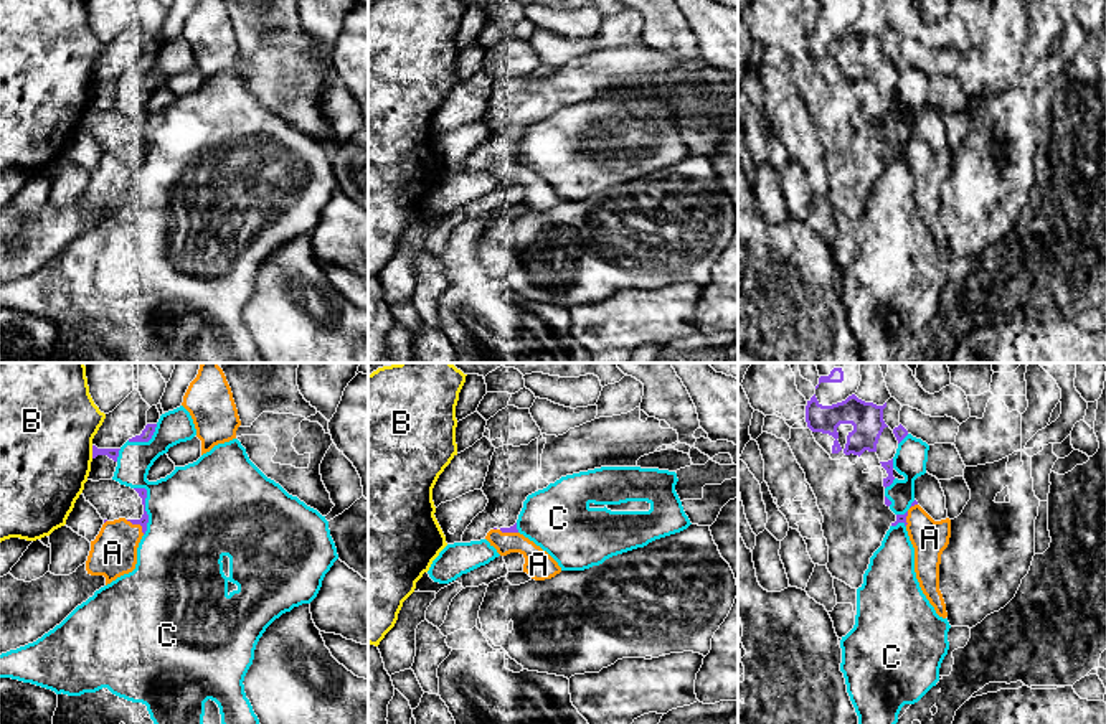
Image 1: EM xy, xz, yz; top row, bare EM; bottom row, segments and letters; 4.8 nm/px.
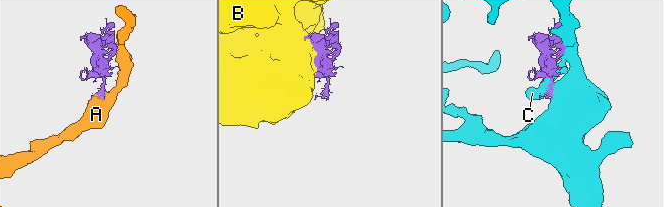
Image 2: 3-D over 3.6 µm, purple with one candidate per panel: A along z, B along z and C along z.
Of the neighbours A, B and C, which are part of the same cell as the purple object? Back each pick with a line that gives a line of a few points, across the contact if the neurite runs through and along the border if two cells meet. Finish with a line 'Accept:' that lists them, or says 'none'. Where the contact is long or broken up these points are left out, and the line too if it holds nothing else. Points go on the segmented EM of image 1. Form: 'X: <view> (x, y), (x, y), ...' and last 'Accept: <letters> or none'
Accept: none

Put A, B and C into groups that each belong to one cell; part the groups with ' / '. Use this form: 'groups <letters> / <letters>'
groups A / B / C

